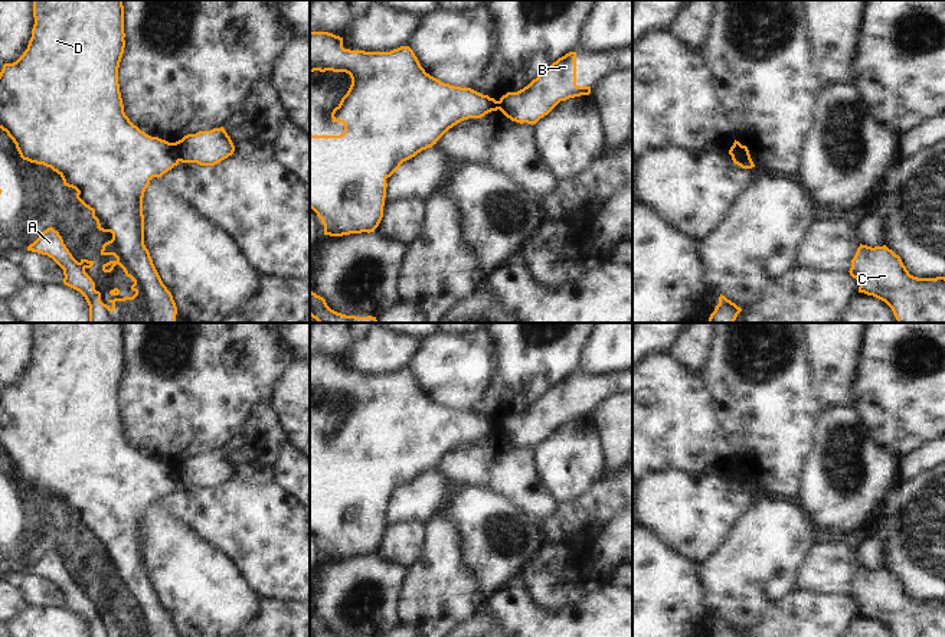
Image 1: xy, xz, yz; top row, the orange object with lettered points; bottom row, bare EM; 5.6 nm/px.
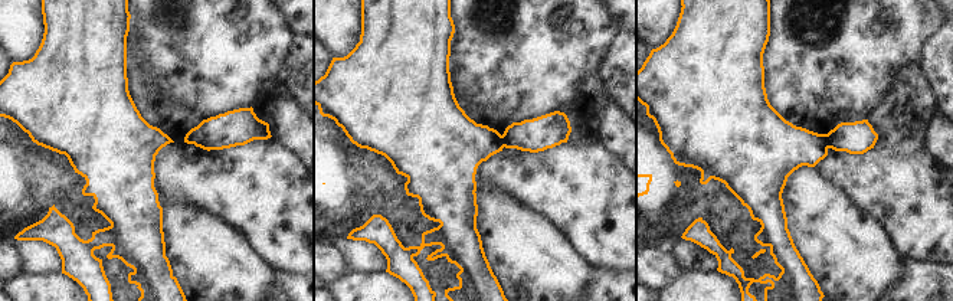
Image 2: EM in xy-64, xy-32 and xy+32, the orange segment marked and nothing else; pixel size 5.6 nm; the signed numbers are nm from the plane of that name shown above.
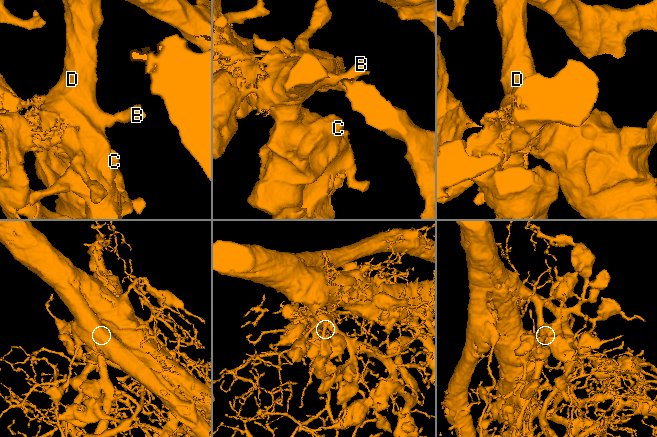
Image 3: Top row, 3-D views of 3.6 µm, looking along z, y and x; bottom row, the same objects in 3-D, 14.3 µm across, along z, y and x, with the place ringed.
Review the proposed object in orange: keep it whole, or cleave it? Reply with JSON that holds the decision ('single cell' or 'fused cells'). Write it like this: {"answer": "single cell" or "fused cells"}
{"answer": "fused cells"}

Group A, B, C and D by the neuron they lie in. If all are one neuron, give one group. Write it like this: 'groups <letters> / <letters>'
groups A C D / B

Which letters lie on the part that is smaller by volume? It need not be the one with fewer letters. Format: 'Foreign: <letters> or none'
Foreign: B.

